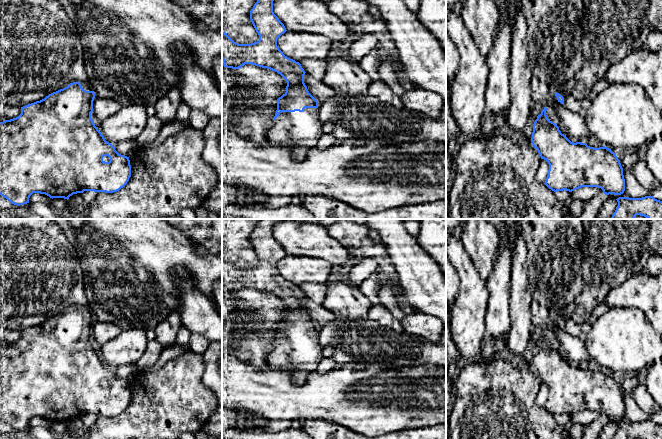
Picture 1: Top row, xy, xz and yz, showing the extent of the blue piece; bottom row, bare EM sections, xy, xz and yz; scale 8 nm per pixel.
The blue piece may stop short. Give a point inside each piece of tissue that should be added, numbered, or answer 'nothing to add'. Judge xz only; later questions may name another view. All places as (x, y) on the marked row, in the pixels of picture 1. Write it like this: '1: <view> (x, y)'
1: xz (303, 129)

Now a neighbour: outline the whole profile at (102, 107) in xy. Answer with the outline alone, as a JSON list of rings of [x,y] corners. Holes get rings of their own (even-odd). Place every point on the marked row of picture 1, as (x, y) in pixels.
[[[96,96],[93,101],[93,112],[99,121],[103,121],[107,117],[119,111],[121,105],[110,98]]]

